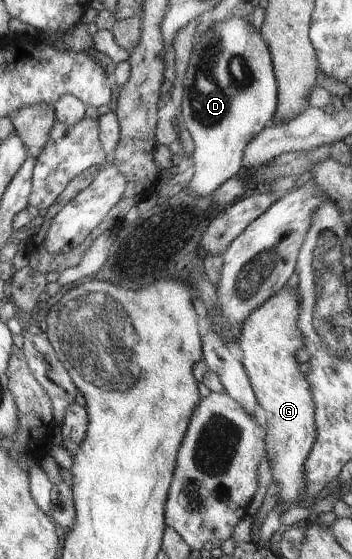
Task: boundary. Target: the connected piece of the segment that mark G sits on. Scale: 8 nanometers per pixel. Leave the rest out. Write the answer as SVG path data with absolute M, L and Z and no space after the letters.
M281 288L243 320L237 348L257 402L266 412L266 455L273 481L279 486L280 502L301 501L307 490L305 460L316 440L313 394L307 376L299 370L301 362L296 359L297 350L305 346L297 318L297 288Z

